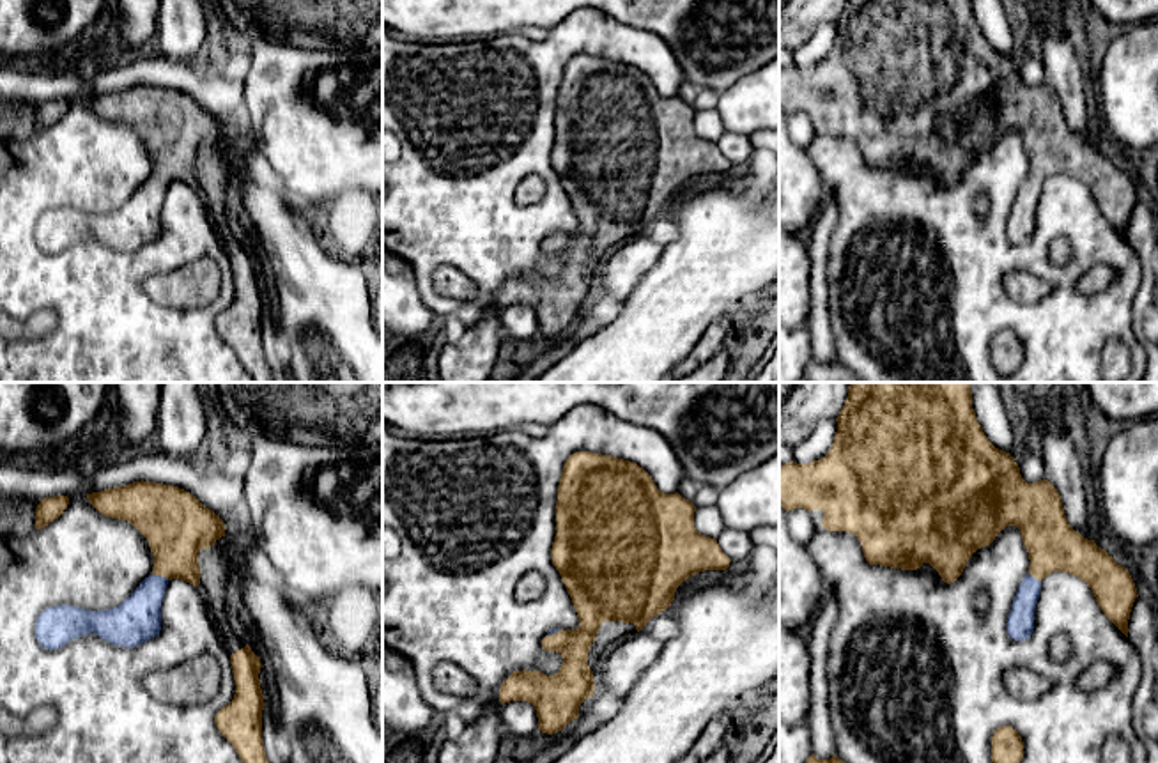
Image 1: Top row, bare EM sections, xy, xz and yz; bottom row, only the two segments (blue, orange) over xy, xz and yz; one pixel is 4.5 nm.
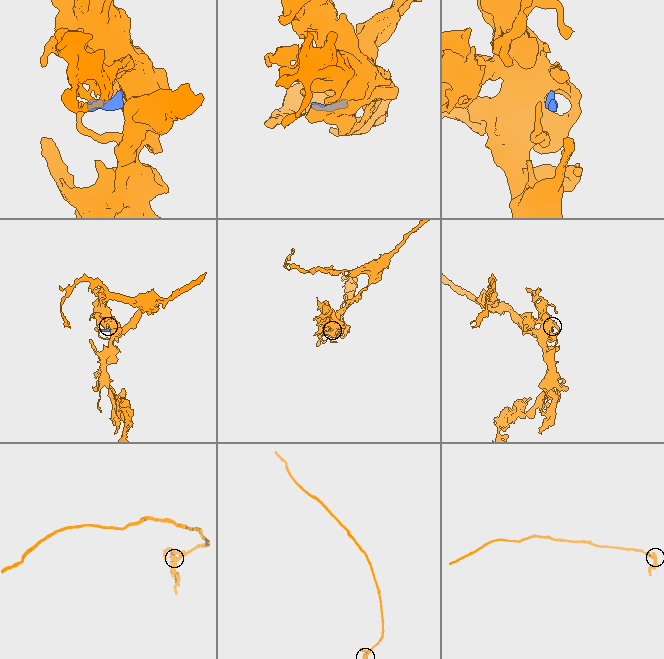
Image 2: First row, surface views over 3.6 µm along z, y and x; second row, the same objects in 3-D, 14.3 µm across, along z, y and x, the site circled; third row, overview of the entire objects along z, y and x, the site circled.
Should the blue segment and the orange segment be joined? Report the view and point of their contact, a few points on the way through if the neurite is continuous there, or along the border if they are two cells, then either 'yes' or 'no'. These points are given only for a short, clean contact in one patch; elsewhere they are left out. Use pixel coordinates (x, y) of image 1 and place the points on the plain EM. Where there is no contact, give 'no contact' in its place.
meets blue in xy at (162, 181); runs through xy (138, 222), (146, 202), (162, 181), (176, 160), (176, 128); yes

